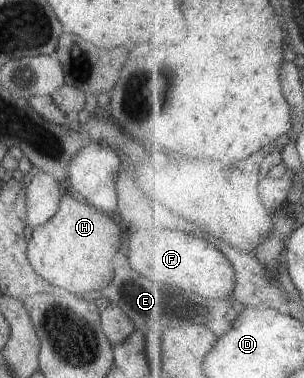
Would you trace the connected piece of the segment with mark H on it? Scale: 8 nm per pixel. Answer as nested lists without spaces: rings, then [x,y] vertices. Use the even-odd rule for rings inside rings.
[[[62,193],[56,214],[32,229],[27,243],[28,262],[48,284],[73,295],[99,291],[110,282],[110,276],[120,261],[123,243],[120,226],[124,225],[114,216],[99,211],[74,193]]]

